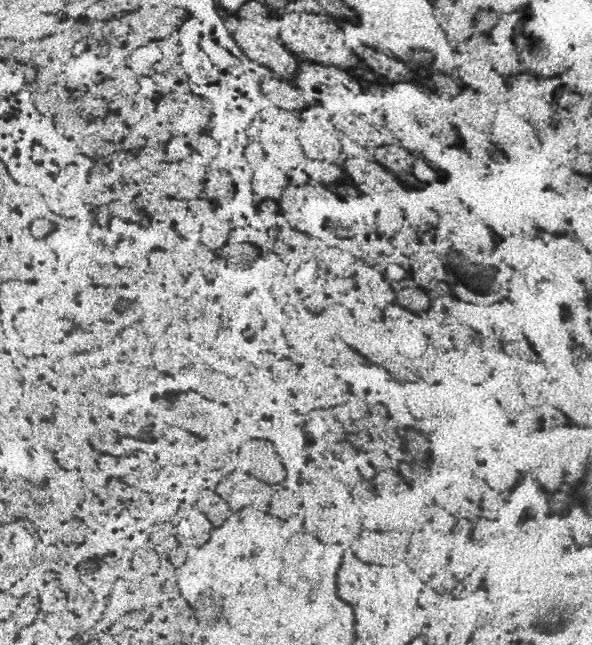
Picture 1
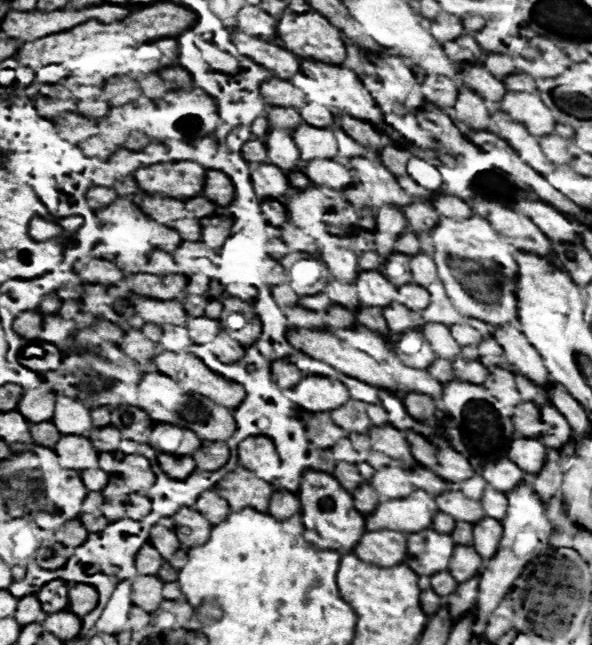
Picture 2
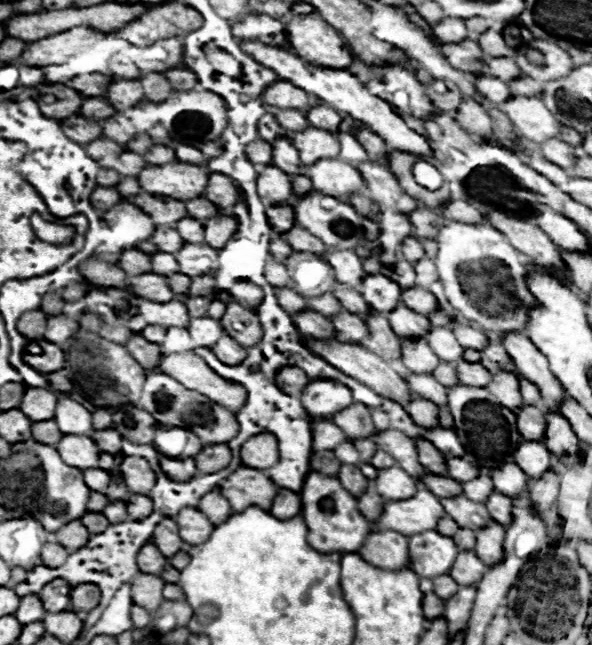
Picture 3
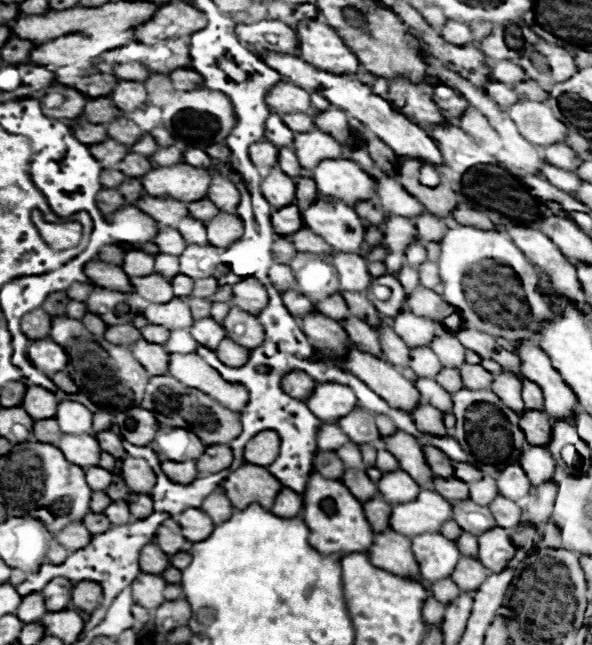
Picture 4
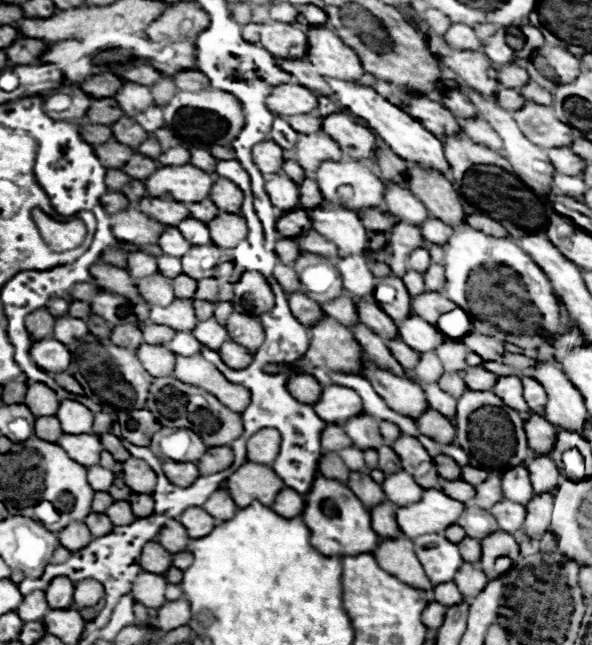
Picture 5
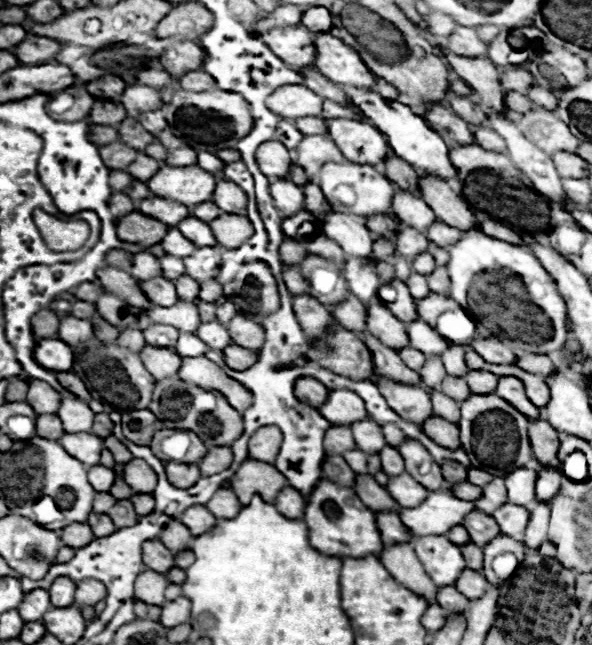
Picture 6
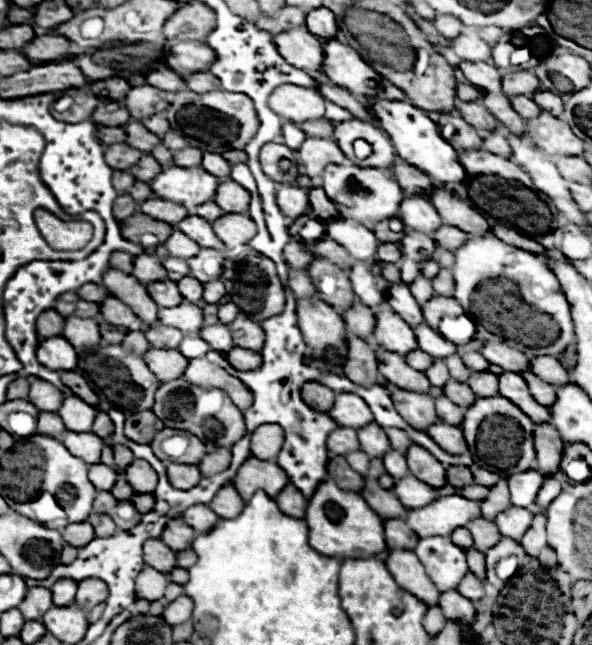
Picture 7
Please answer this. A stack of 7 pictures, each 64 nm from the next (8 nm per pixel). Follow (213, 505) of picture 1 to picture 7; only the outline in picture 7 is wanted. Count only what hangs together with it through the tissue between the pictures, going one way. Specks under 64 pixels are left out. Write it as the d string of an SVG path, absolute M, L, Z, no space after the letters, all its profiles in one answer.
M228 484L218 490L218 494L214 496L214 500L208 506L212 506L214 514L220 518L236 518L244 508L244 500L236 492L236 488L232 484Z

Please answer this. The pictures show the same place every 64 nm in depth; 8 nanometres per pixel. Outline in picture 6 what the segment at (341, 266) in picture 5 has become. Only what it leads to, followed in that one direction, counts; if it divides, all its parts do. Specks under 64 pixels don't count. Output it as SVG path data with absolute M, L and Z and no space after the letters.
M348 258L344 262L344 278L348 284L350 294L354 294L362 304L372 304L378 302L378 288L380 288L380 278L378 274L370 268L368 260L364 258Z

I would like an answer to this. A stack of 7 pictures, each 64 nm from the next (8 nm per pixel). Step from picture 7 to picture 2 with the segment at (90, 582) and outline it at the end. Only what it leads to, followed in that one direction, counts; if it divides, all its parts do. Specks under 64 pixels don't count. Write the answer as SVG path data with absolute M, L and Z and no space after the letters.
M74 586L68 590L68 604L70 612L84 616L98 604L98 592L94 586Z

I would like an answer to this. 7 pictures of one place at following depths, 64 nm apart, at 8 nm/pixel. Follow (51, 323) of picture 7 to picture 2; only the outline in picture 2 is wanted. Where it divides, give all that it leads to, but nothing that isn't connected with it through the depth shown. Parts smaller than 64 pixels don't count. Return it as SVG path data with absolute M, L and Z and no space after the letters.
M22 312L16 320L14 320L14 330L22 336L22 338L30 338L26 334L34 334L34 338L38 338L38 334L42 332L42 316L38 312Z

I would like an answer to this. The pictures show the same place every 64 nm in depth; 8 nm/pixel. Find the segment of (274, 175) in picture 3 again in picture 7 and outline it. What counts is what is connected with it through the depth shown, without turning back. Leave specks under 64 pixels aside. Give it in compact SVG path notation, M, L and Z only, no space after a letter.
M282 184L276 190L276 204L280 206L282 214L292 218L292 220L302 216L306 210L310 210L306 190L302 190L298 186L292 186L292 184Z

